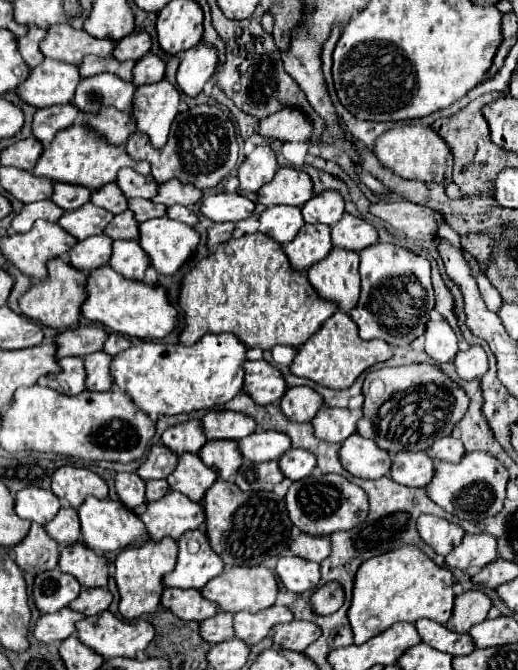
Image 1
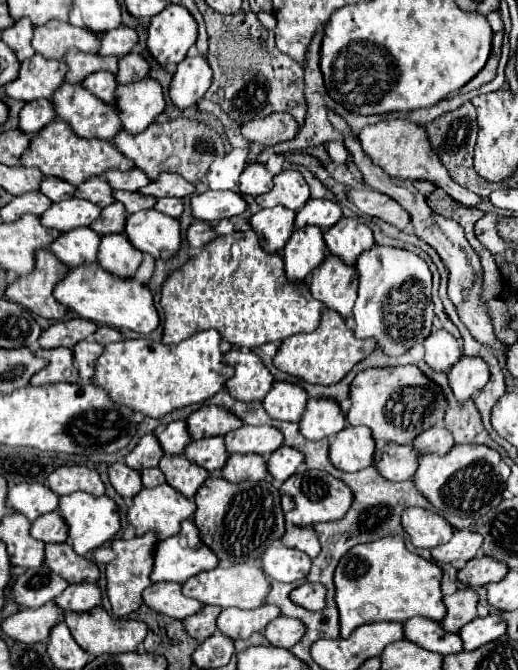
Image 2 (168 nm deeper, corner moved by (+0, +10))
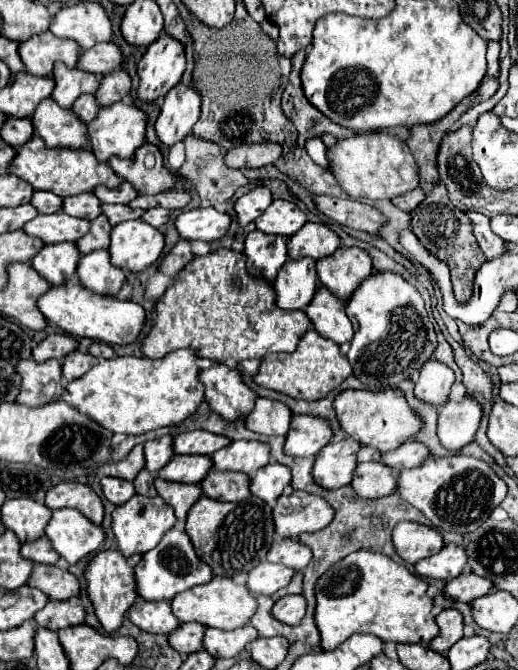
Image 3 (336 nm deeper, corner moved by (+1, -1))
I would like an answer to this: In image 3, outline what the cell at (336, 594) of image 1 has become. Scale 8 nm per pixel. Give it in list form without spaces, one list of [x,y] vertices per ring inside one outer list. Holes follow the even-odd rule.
[[[283,596],[273,606],[273,616],[285,624],[301,624],[305,612],[307,612],[307,604],[303,596]]]

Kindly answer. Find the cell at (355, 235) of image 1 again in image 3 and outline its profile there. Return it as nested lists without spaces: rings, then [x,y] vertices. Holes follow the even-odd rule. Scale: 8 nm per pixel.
[[[339,246],[333,256],[317,260],[319,282],[329,288],[335,296],[347,300],[353,290],[373,272],[373,262],[369,254],[361,248]]]

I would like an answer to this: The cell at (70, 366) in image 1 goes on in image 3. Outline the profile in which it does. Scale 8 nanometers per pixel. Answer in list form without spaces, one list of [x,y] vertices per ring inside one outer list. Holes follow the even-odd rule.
[[[51,358],[45,362],[33,362],[29,360],[21,360],[21,364],[17,364],[17,372],[23,378],[23,386],[21,386],[21,394],[17,396],[17,402],[27,404],[27,406],[43,406],[47,402],[51,402],[51,398],[47,398],[43,394],[43,388],[49,382],[57,382],[61,380],[61,362]]]

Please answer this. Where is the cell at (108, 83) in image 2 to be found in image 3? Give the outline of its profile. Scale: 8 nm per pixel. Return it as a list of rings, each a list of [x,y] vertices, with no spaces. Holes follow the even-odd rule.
[[[85,94],[85,96],[81,96],[81,98],[73,104],[71,110],[73,110],[83,122],[91,122],[91,120],[95,120],[95,116],[97,116],[97,112],[99,112],[95,94]]]

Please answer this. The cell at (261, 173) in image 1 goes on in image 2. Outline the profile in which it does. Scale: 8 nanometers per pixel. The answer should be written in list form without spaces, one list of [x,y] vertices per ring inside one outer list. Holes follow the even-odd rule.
[[[260,163],[248,165],[244,169],[244,173],[240,175],[240,193],[242,195],[258,197],[258,195],[268,193],[270,189],[272,189],[272,175]]]

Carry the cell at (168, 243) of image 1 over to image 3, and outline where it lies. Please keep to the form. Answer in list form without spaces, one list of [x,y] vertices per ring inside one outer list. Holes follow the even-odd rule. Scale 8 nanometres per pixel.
[[[127,220],[111,230],[111,262],[127,272],[143,272],[163,252],[163,234],[143,220]]]

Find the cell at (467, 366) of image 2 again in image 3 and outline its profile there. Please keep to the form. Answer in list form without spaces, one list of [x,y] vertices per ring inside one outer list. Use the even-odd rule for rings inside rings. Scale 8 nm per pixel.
[[[465,394],[461,402],[447,400],[439,412],[437,434],[447,450],[459,450],[469,444],[477,432],[483,408],[475,396]]]

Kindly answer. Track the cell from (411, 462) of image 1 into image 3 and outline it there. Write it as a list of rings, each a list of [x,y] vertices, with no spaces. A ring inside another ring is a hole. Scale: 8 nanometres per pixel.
[[[363,462],[355,470],[351,486],[361,498],[383,498],[397,490],[397,472],[383,462]]]

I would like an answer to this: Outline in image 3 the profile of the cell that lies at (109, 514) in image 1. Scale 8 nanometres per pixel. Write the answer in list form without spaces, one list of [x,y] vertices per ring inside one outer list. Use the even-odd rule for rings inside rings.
[[[75,508],[53,510],[45,534],[69,564],[77,564],[83,556],[97,552],[105,544],[103,526],[91,524],[91,520]]]

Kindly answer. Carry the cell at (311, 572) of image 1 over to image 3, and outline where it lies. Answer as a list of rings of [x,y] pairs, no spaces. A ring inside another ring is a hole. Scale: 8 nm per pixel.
[[[261,562],[249,572],[247,588],[253,594],[275,594],[277,590],[285,588],[291,582],[293,574],[295,574],[293,568],[285,568],[273,562]]]

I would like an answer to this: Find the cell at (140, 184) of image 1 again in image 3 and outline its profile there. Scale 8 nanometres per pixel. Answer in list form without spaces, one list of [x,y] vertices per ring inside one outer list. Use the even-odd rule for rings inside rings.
[[[121,182],[121,186],[117,188],[97,186],[93,192],[101,202],[107,202],[107,204],[129,204],[137,196],[137,190],[129,182]]]

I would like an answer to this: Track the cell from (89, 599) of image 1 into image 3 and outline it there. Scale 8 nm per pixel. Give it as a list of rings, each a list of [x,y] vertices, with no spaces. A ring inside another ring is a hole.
[[[51,600],[43,610],[35,614],[39,626],[49,630],[61,630],[67,626],[77,626],[85,622],[85,608],[79,602],[55,602]]]

